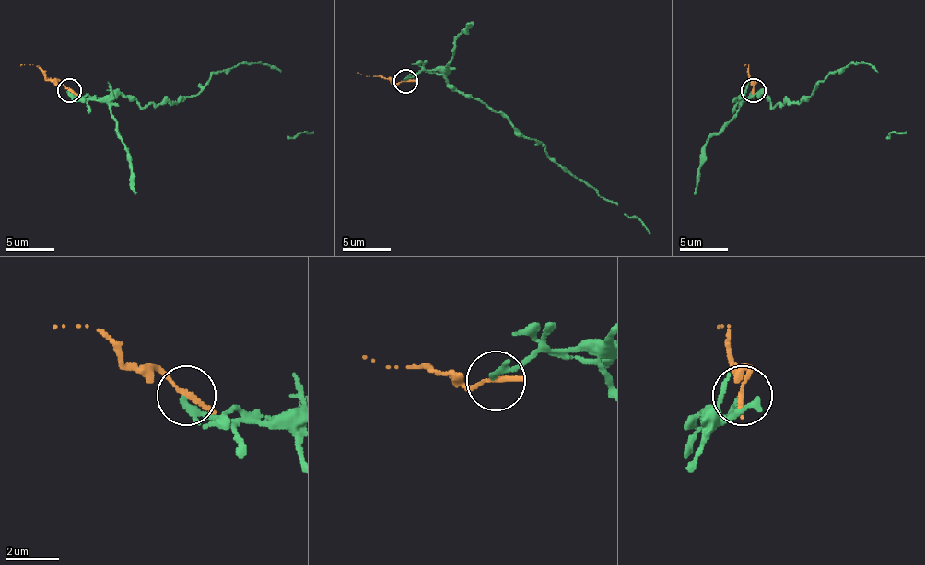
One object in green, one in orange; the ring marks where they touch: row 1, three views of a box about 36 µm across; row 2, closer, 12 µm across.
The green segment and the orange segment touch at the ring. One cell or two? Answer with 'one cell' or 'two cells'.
two cells

